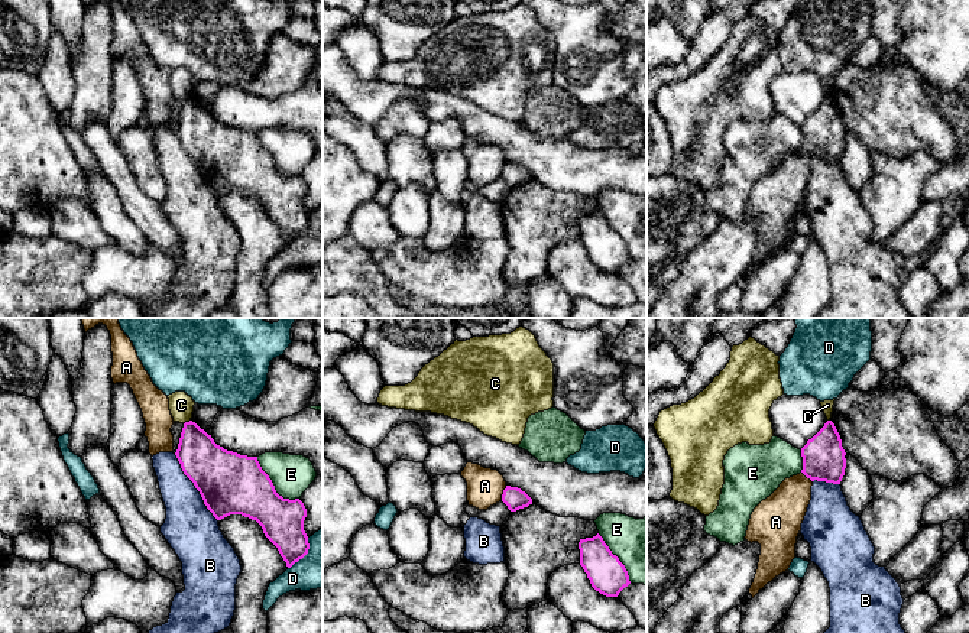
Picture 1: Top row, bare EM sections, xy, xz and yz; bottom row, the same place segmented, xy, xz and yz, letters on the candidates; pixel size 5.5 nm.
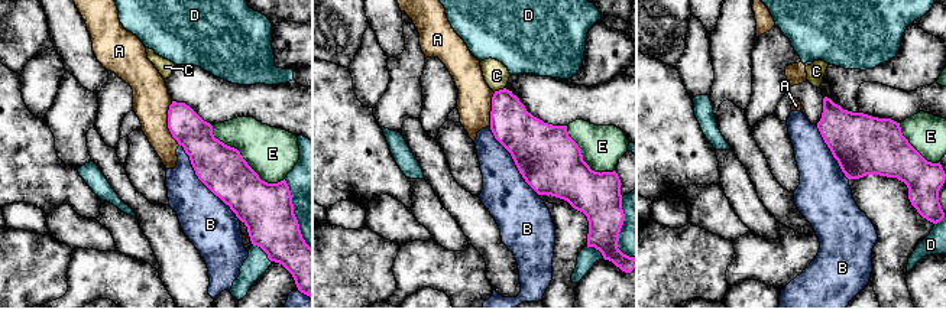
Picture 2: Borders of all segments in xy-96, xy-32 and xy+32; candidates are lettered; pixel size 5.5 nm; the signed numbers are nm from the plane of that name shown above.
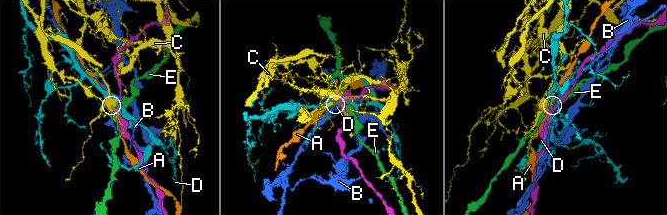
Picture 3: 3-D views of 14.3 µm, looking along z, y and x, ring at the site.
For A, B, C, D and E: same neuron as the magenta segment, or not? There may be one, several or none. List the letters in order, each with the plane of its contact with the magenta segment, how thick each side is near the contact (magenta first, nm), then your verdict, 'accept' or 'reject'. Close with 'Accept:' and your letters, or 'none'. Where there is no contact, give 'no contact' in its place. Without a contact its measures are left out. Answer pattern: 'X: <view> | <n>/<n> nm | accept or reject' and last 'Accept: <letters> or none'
A: xz | 120/200 nm | reject
B: xy | 340/300 nm | reject
C: xy | 240/140 nm | reject
D: xy | 240/220 nm | reject
E: xy | 340/220 nm | reject
Accept: none

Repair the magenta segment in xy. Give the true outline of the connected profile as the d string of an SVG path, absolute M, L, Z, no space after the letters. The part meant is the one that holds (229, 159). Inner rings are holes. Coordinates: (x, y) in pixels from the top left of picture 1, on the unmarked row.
M192 97L184 100L175 132L217 197L230 191L256 197L288 244L308 230L304 179L279 172L257 133L224 126Z

